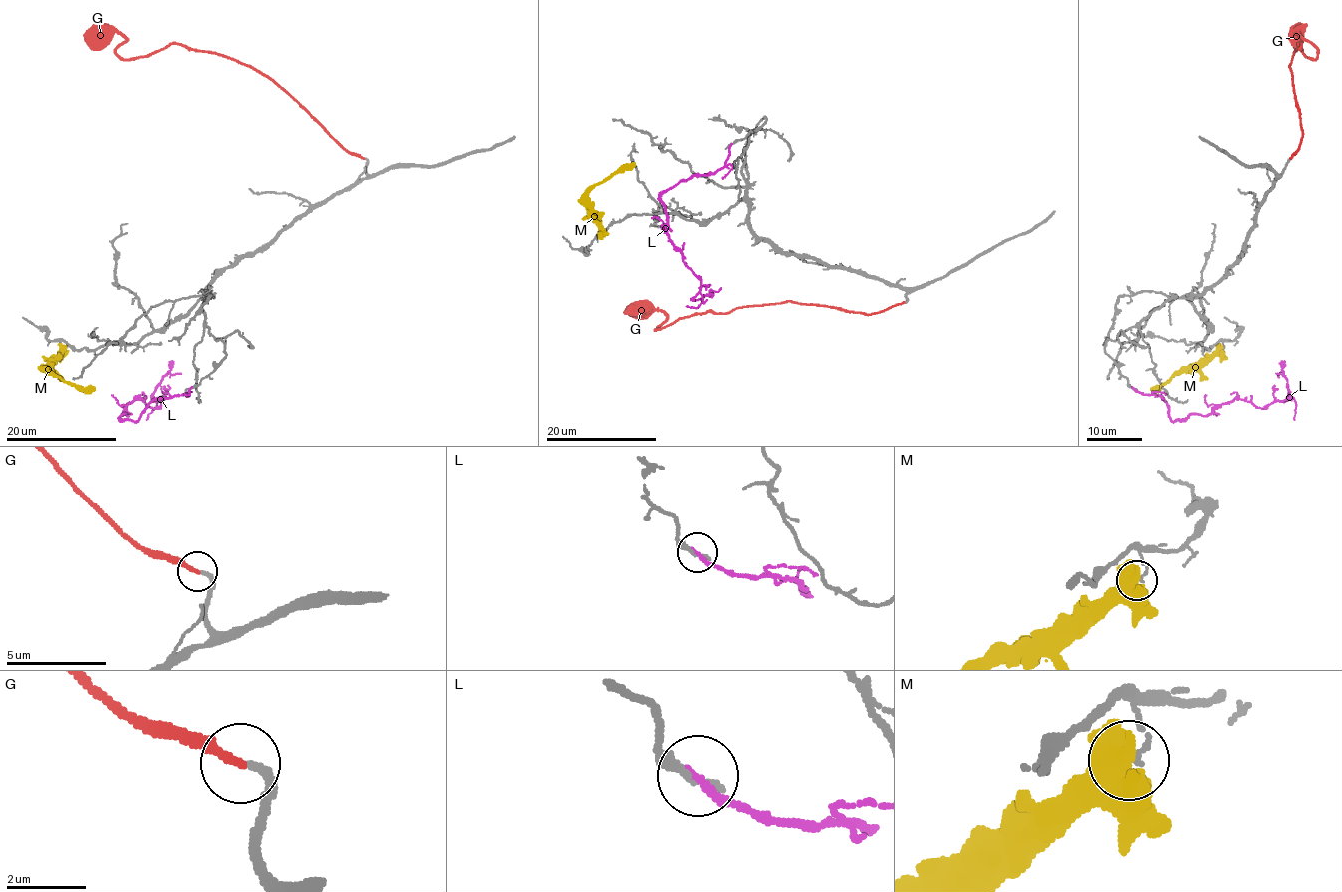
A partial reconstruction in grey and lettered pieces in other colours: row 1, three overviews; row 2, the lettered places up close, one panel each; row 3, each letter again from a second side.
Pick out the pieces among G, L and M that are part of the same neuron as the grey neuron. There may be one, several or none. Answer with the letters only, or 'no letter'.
G

